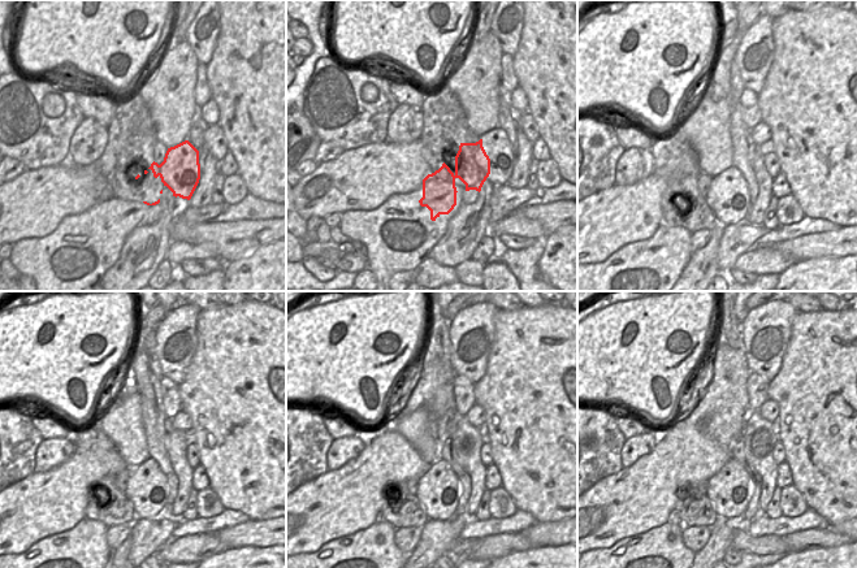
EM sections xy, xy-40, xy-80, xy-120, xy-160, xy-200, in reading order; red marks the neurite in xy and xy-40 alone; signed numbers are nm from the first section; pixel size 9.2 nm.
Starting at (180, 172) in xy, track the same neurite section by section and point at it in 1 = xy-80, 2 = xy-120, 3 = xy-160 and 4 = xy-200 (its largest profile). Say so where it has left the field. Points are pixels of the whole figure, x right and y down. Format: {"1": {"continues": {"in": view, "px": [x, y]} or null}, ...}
{"1": {"continues": {"in": "xy-80", "px": [728, 198]}}, "2": {"continues": {"in": "xy-120", "px": [147, 489]}}, "3": {"continues": {"in": "xy-160", "px": [438, 490]}}, "4": {"continues": {"in": "xy-200", "px": [730, 490]}}}

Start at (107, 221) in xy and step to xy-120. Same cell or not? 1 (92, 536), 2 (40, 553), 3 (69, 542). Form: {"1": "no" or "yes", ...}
{"1": "yes", "2": "yes", "3": "yes"}

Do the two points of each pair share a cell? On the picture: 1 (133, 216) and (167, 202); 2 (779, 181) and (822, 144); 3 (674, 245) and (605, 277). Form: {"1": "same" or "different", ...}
{"1": "different", "2": "different", "3": "same"}

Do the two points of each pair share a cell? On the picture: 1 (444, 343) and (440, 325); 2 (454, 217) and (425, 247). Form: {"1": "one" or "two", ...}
{"1": "one", "2": "one"}

